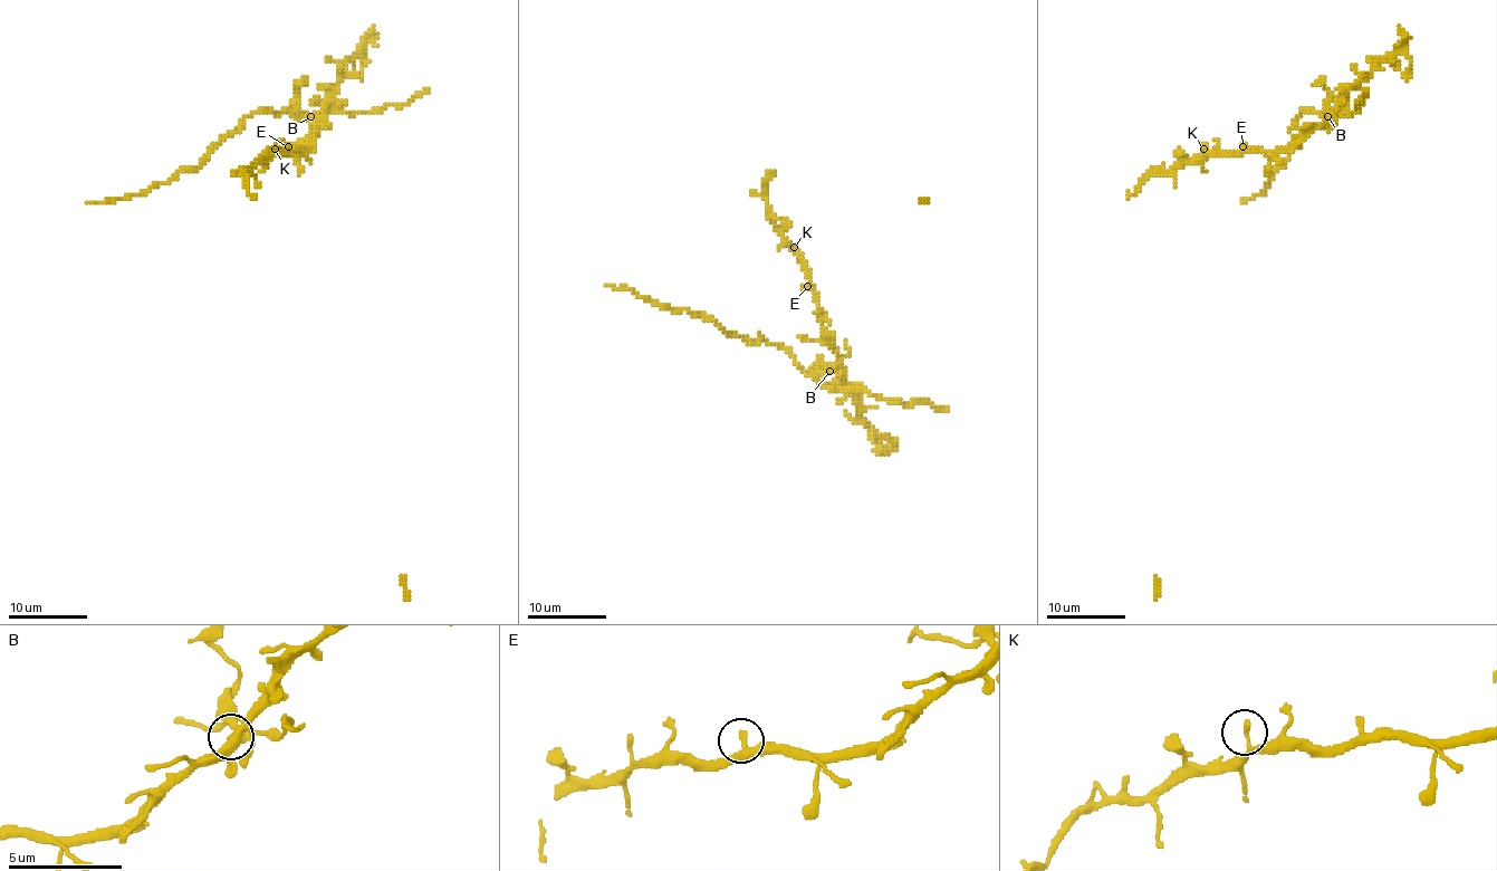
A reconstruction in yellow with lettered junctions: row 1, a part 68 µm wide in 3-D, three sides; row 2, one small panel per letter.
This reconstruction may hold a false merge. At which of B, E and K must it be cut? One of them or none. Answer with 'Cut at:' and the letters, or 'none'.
Cut at: B

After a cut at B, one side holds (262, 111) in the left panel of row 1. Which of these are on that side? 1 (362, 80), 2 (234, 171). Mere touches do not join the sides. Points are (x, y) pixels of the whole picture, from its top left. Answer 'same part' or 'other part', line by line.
1: other part
2: other part

